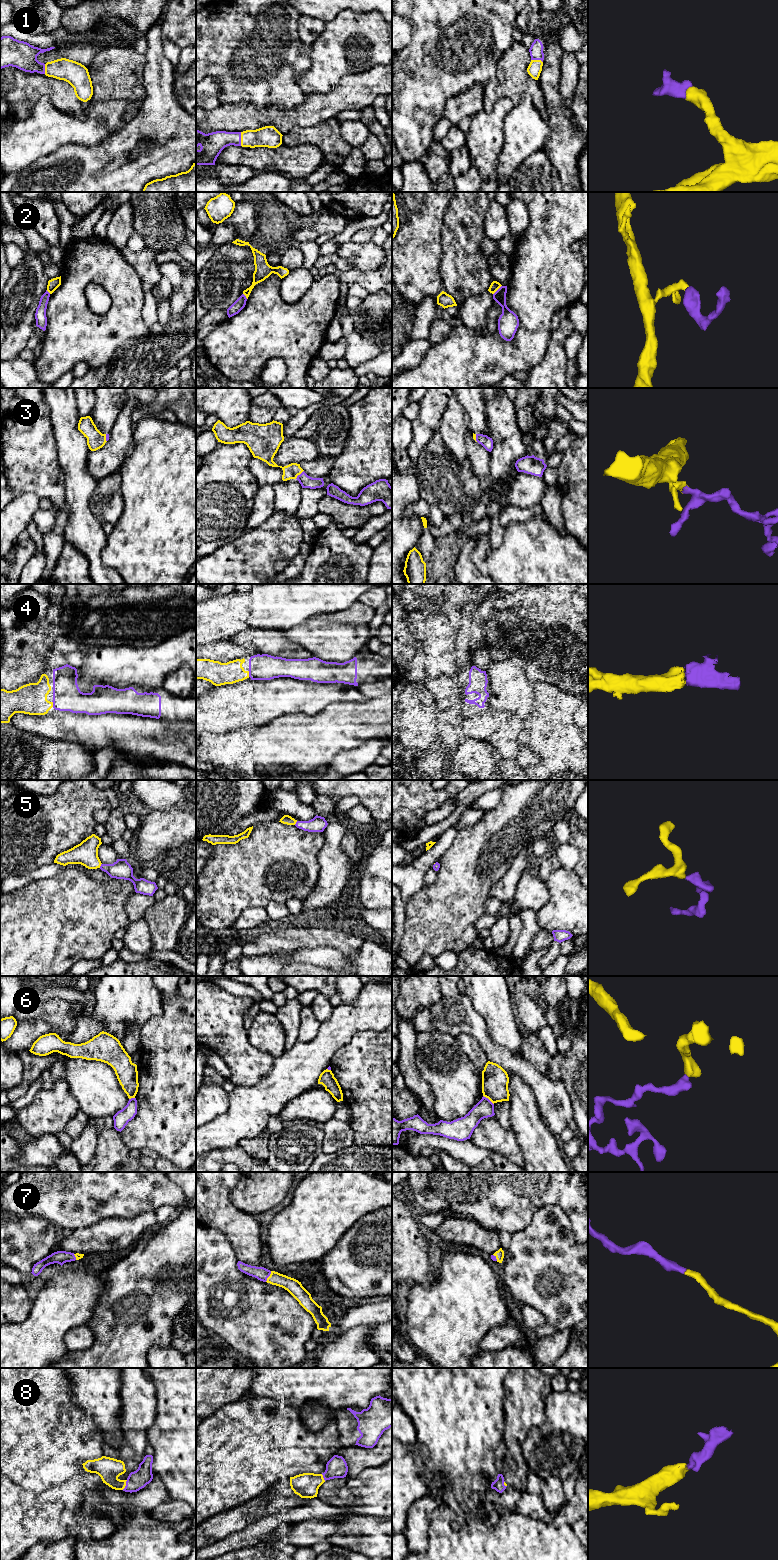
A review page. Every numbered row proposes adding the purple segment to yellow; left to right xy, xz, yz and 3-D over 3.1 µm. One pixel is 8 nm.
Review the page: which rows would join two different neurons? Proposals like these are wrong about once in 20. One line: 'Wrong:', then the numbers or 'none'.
Wrong: 6

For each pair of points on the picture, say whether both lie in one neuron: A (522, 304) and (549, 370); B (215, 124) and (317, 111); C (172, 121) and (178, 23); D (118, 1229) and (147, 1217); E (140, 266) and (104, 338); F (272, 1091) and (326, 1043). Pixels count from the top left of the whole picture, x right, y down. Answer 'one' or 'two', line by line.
A: two
B: one
C: two
D: one
E: two
F: one

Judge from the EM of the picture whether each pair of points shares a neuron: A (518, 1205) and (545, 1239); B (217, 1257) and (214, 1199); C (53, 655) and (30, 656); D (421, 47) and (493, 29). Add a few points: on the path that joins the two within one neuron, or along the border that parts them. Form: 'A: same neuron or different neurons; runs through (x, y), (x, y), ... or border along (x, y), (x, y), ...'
A: different neurons; border along (548, 1205), (540, 1207), (523, 1229), (512, 1234)
B: different neurons; border along (206, 1226), (220, 1230), (231, 1247)
C: different neurons; border along (53, 647), (47, 654), (45, 668)
D: same neuron; runs through (439, 48), (452, 46), (462, 36), (475, 33)

